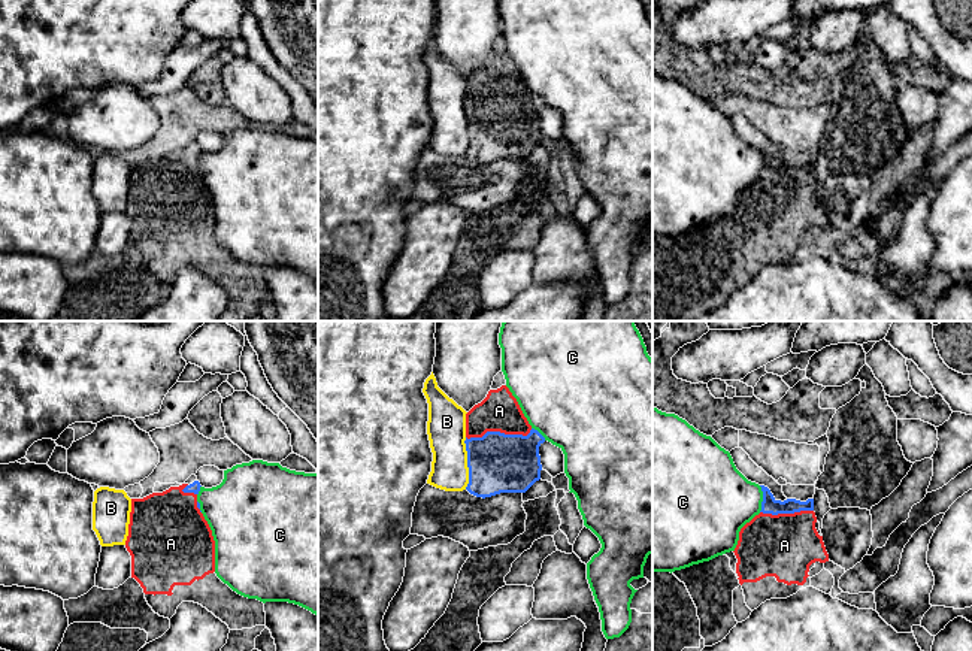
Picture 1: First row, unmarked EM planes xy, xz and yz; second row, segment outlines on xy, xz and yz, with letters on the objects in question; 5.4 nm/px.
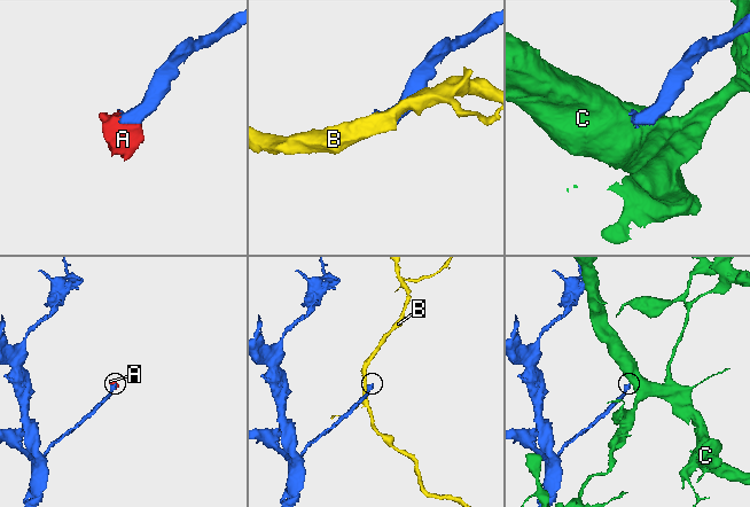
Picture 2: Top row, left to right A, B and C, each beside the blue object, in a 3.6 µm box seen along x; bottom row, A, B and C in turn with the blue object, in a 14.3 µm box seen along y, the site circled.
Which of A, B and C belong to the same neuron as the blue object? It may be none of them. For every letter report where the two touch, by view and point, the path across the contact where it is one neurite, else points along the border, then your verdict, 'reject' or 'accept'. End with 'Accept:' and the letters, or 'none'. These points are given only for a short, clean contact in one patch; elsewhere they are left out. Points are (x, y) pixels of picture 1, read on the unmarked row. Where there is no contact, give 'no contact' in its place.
A: xz (499, 97) | accept
B: xz (468, 129) | reject
C: yz (763, 164) | along yz (759, 151), (762, 157), (760, 176) | reject
Accept: A

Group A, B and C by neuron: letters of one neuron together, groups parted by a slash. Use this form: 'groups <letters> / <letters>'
groups A / B / C

